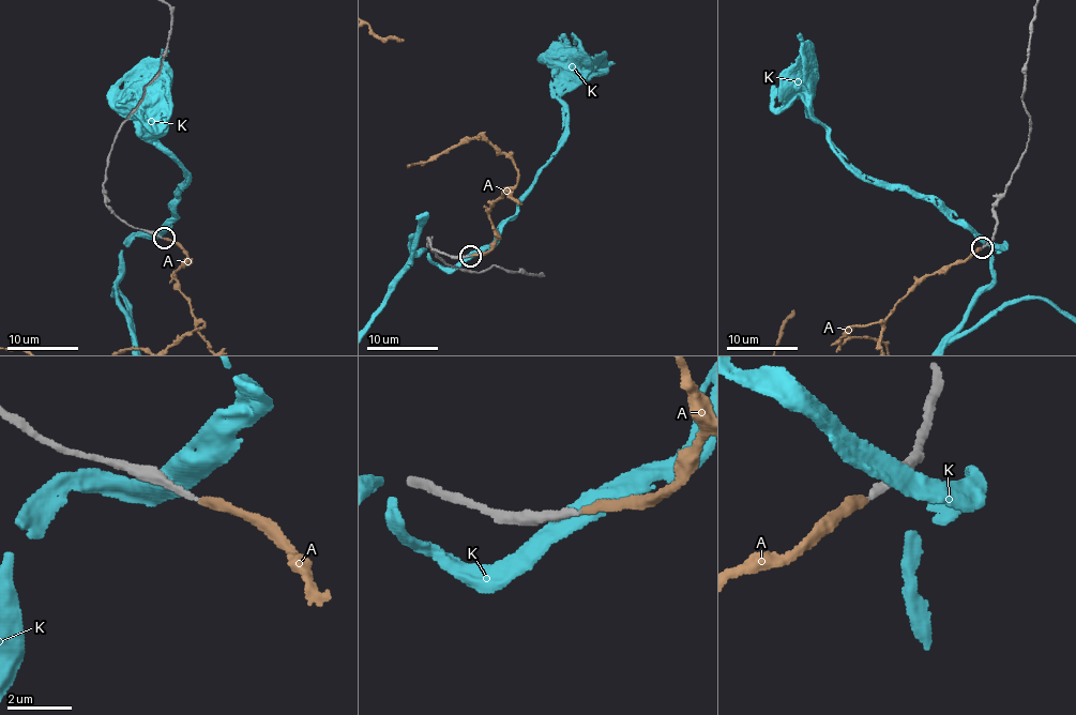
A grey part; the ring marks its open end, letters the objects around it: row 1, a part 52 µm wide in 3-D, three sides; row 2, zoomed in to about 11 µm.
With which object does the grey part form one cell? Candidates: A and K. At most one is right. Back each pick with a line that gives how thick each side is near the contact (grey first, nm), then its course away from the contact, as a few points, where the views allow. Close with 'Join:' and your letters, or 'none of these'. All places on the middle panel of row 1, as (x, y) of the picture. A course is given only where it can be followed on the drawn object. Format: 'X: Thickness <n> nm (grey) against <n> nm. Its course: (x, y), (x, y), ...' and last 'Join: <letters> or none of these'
A: Thickness 180 nm (grey) against 280 nm
Join: A

